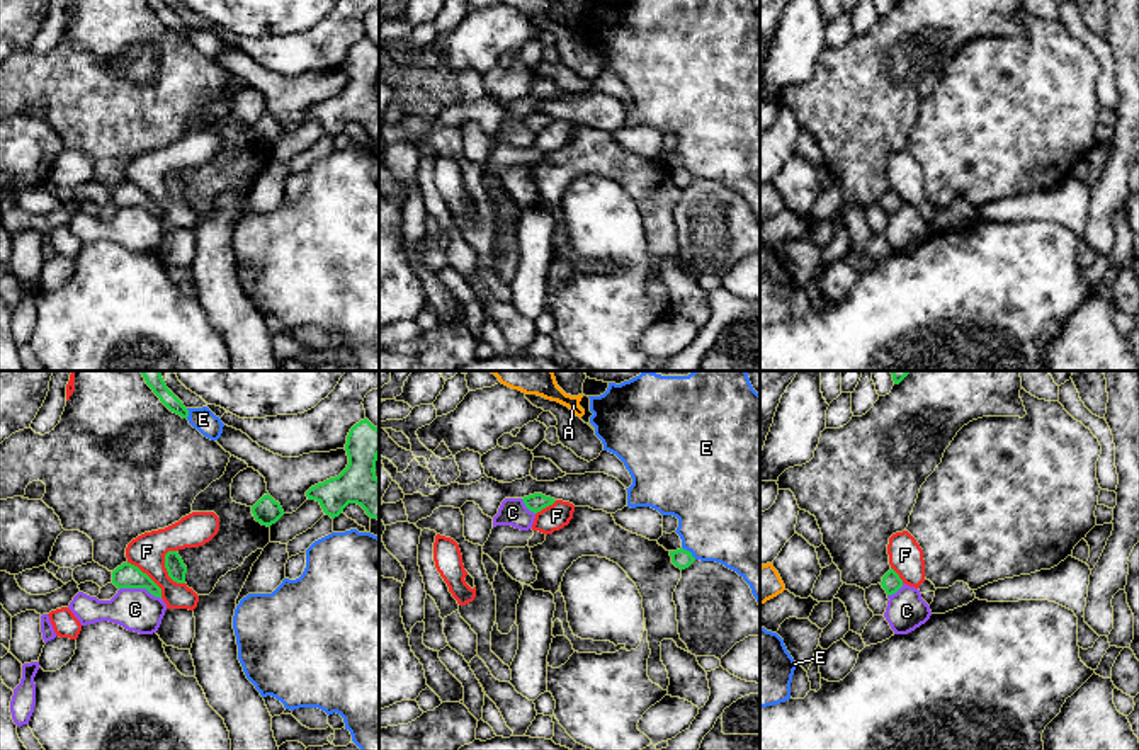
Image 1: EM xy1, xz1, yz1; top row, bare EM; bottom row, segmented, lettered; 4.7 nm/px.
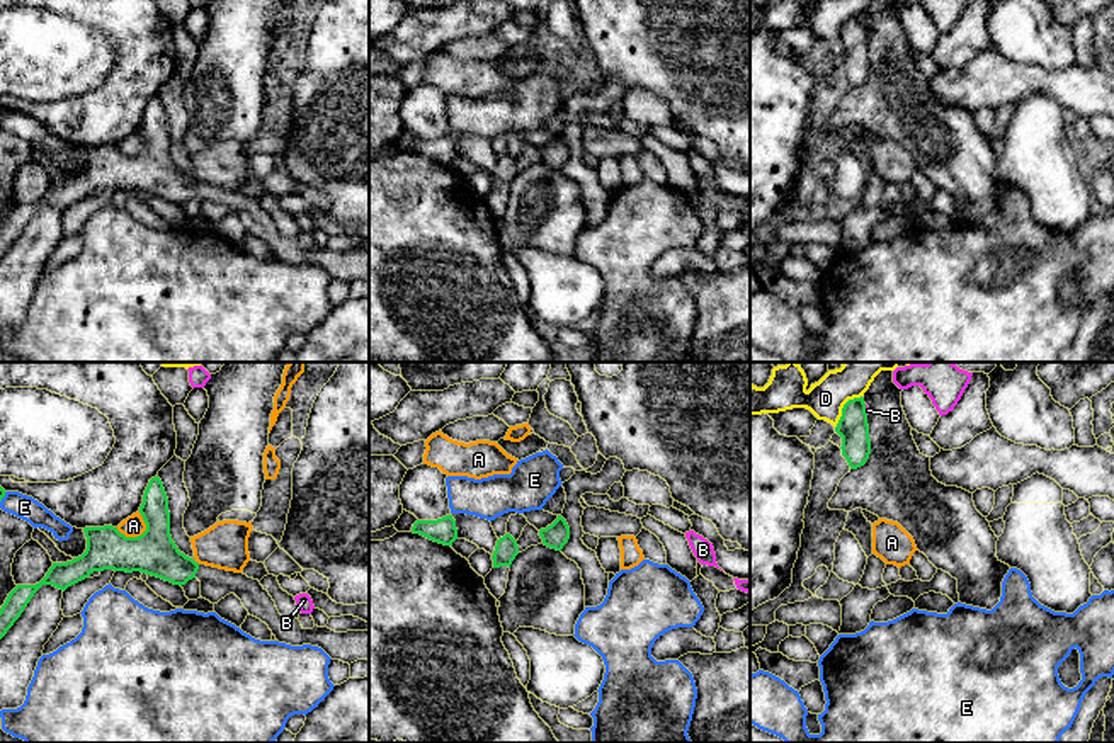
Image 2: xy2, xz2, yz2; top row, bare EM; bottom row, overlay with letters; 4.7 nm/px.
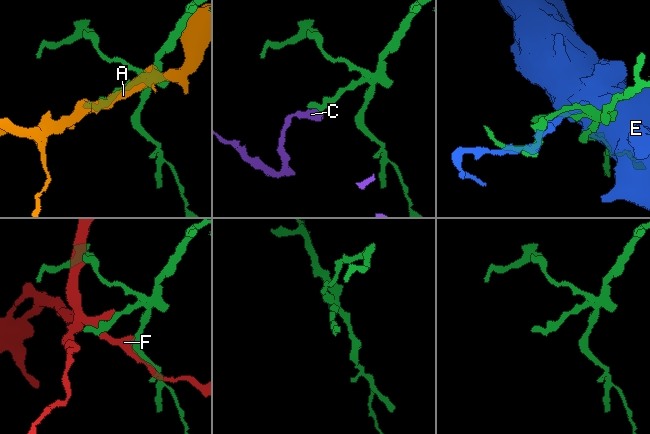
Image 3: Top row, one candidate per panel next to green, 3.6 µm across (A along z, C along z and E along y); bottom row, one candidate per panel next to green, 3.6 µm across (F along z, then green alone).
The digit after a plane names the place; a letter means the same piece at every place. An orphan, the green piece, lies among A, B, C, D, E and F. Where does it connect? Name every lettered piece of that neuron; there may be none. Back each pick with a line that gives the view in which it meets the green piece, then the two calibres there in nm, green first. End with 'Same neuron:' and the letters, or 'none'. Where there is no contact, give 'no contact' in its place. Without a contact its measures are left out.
Same neuron: none

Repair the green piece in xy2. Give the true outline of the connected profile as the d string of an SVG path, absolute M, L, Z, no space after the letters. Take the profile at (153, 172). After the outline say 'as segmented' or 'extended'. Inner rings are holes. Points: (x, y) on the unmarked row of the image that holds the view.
M158 95L150 99L139 133L146 143L141 155L126 156L112 145L85 146L87 168L82 175L66 182L53 182L46 196L36 204L17 204L0 228L0 258L43 204L53 204L65 211L94 190L114 189L141 190L180 206L197 197L202 218L218 223L226 214L235 213L250 235L269 245L279 262L318 265L332 279L349 284L369 279L369 250L335 252L318 245L304 248L299 238L286 238L279 233L276 221L259 199L199 184L180 172L170 155L168 117Z | extended

